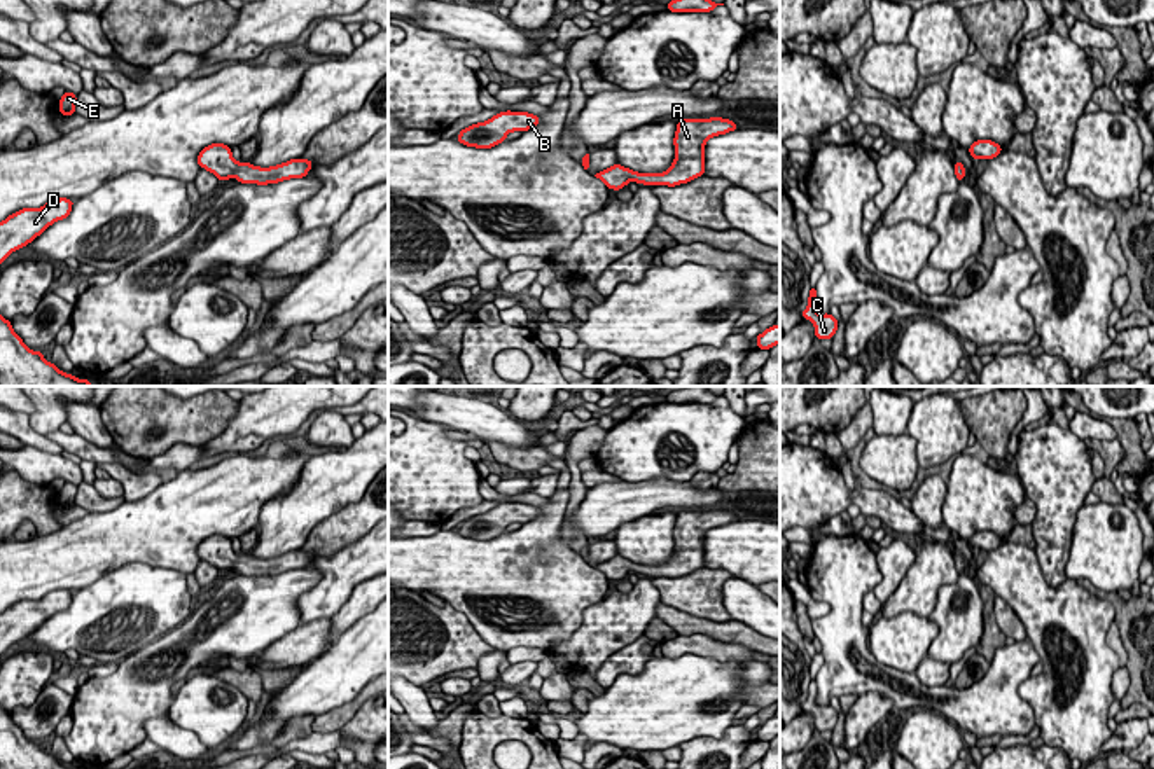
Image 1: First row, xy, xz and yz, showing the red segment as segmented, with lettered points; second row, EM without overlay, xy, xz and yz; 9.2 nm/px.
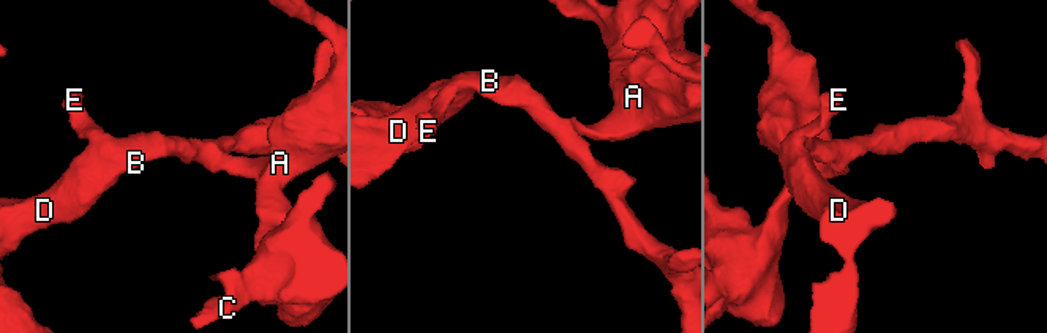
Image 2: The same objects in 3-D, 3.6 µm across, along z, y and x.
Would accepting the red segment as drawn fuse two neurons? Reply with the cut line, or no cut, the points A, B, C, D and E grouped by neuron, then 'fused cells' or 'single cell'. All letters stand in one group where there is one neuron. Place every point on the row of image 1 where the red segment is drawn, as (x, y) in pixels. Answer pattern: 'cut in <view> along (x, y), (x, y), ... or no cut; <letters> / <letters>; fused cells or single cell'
no cut; A B C D E; single cell

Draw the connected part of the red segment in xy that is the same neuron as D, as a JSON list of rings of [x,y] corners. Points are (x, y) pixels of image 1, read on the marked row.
[[[59,197],[45,203],[40,208],[23,208],[0,222],[0,264],[14,252],[37,236],[49,225],[70,215],[73,199]]]

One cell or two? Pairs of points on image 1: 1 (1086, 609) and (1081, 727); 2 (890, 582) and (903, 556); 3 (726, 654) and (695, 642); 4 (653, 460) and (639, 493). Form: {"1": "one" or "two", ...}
{"1": "one", "2": "one", "3": "one", "4": "two"}

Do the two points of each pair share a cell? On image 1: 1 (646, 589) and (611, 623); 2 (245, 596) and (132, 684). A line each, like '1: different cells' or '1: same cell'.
1: same cell
2: same cell

